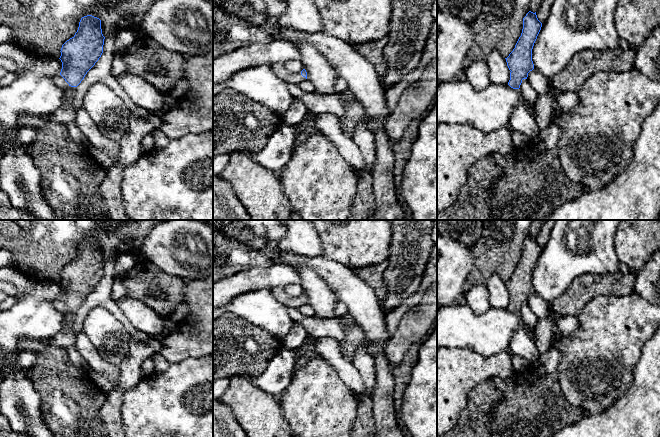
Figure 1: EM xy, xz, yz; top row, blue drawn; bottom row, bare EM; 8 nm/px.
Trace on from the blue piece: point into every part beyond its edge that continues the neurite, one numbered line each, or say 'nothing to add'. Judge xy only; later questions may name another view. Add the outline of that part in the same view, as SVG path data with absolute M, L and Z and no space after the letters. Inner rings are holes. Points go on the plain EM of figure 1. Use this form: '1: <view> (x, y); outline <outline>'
1: xy (68, 317); outline M69 310L66 313L63 313L63 323L62 323L62 330L67 329L74 321L76 315L76 311Z

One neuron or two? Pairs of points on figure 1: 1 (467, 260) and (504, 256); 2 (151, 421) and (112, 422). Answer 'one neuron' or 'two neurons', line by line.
1: two neurons
2: two neurons

